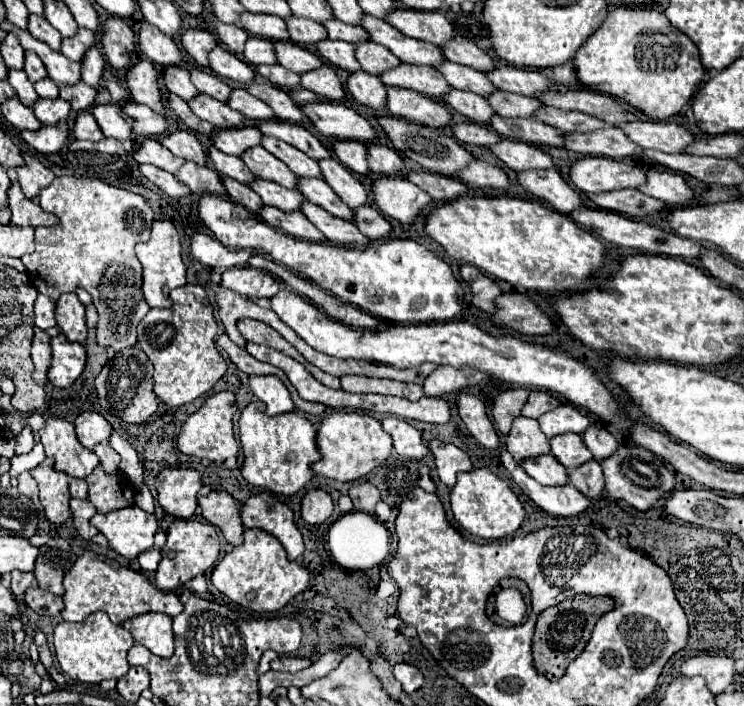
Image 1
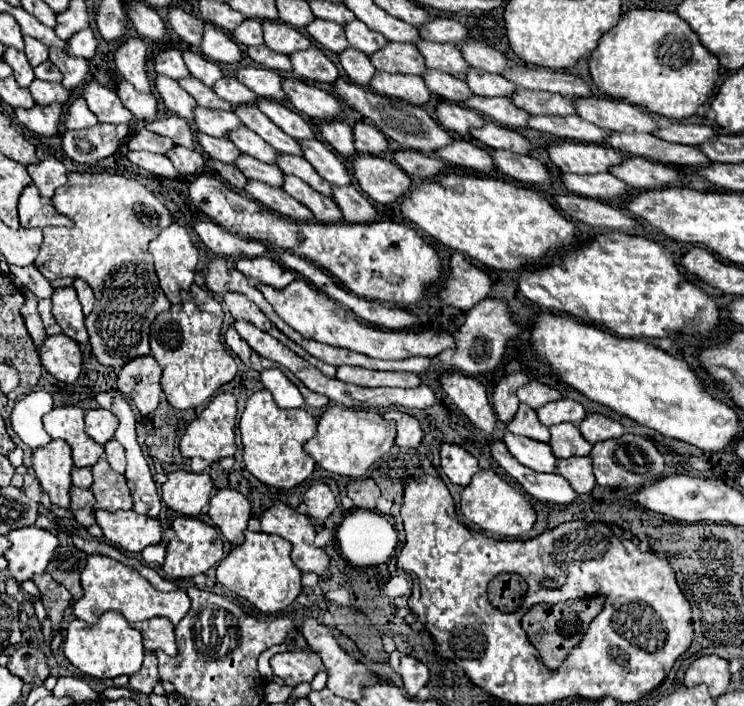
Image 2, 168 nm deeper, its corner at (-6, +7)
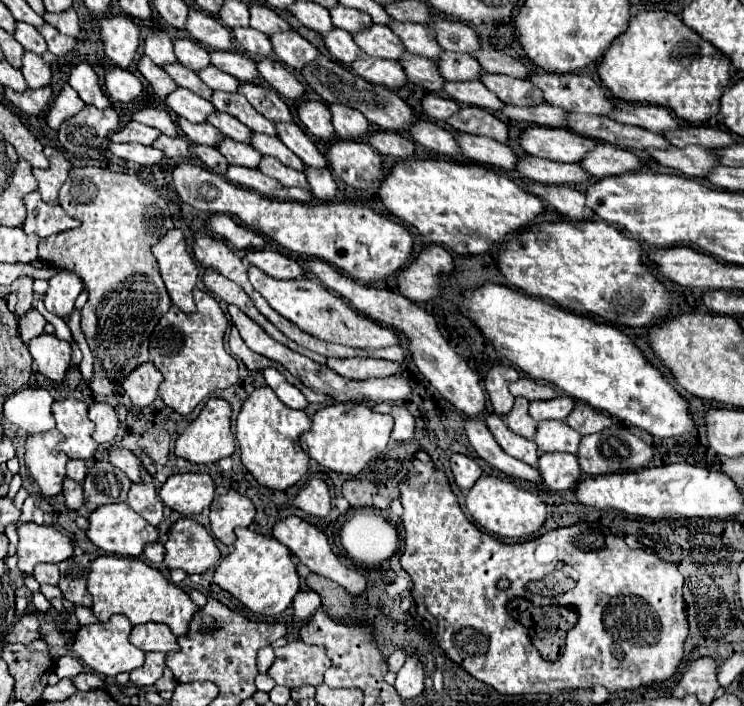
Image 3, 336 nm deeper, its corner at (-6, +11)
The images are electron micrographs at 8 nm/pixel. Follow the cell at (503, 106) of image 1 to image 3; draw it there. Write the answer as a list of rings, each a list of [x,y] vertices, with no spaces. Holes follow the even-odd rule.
[[[441,52],[437,62],[439,74],[445,80],[459,82],[459,80],[477,80],[481,74],[481,66],[475,62],[471,54],[457,54],[457,52]]]

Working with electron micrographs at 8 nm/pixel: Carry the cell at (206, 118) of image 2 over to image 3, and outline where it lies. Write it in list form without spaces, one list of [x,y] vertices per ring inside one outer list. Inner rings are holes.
[[[177,88],[173,90],[167,98],[165,104],[177,114],[187,118],[189,122],[207,122],[207,116],[215,112],[213,104],[209,100],[203,100],[201,96],[195,96],[187,88]]]

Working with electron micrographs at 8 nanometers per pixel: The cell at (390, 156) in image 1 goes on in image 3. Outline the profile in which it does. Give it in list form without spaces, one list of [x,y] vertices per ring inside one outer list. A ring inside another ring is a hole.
[[[331,104],[331,122],[339,138],[343,140],[355,140],[363,138],[369,132],[369,122],[361,116],[359,110],[347,108],[343,104]]]

